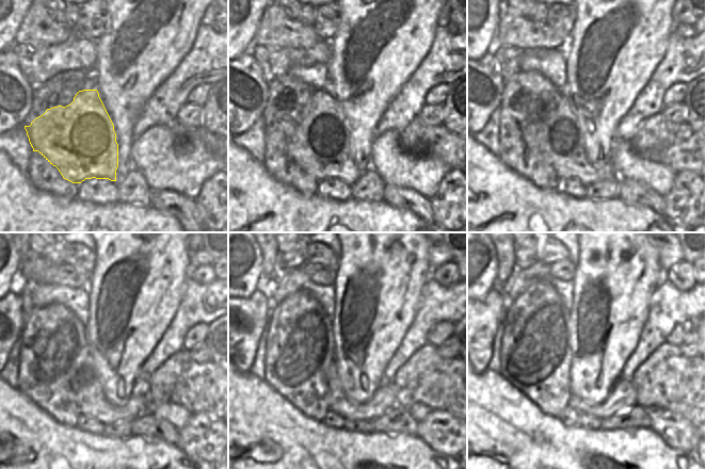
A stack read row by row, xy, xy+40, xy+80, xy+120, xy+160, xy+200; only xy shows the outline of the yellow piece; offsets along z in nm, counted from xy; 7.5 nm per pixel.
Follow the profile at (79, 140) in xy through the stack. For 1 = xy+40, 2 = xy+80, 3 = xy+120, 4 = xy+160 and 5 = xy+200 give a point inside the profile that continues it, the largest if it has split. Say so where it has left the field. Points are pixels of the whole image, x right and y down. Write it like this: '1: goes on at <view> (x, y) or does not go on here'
1: goes on at xy+40 (319, 142)
2: goes on at xy+80 (561, 138)
3: goes on at xy+120 (82, 374)
4: goes on at xy+160 (384, 398)
5: goes on at xy+200 (623, 395)

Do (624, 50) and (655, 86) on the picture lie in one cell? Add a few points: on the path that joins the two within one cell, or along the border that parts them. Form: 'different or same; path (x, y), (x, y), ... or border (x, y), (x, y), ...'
different; border (662, 58), (635, 99)

